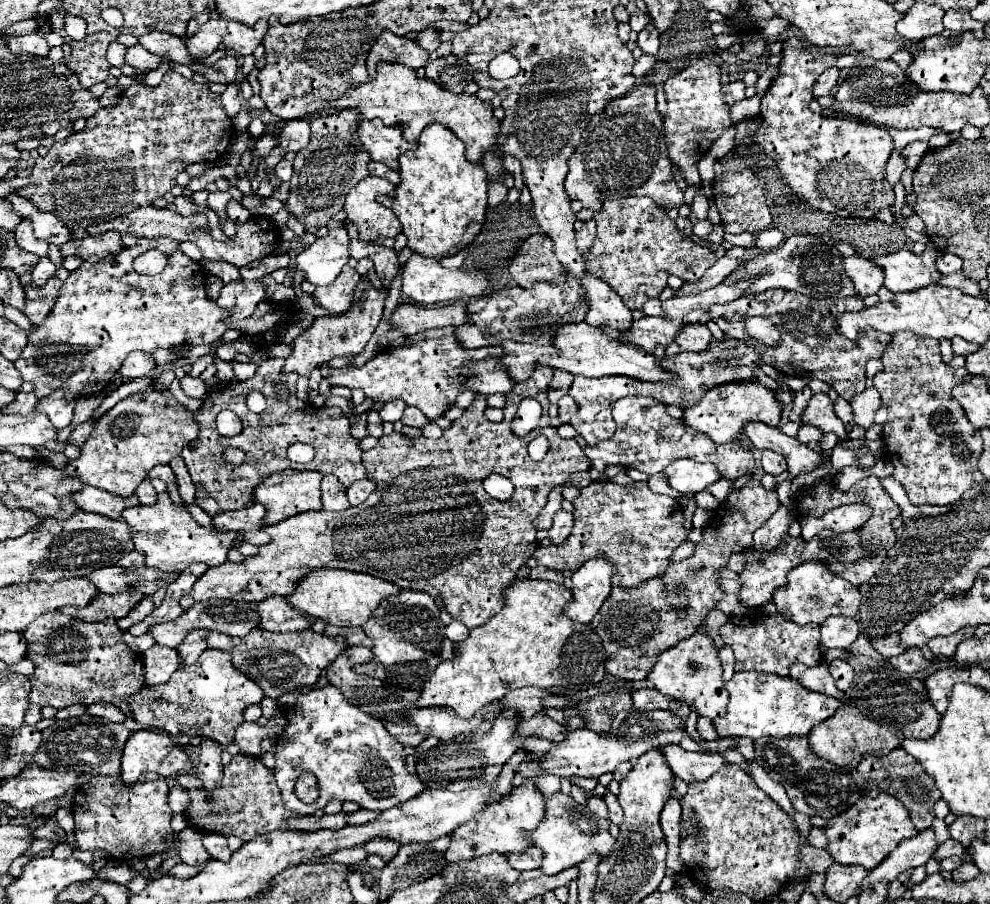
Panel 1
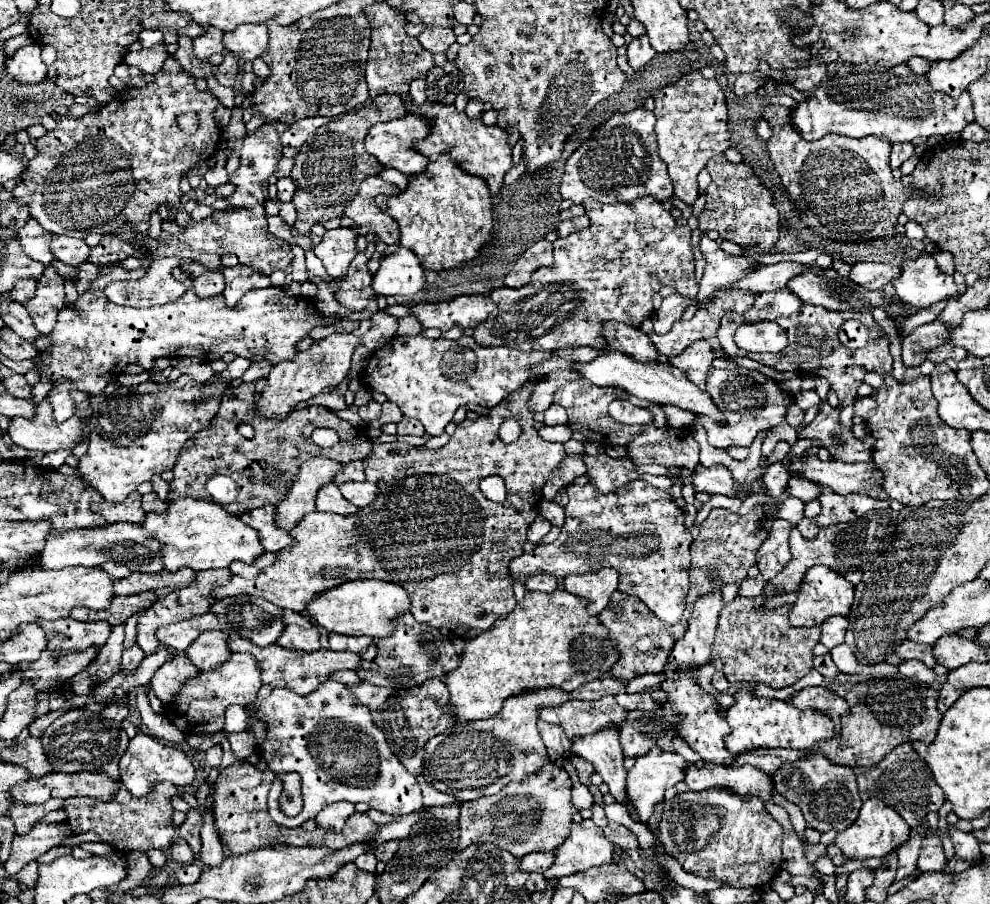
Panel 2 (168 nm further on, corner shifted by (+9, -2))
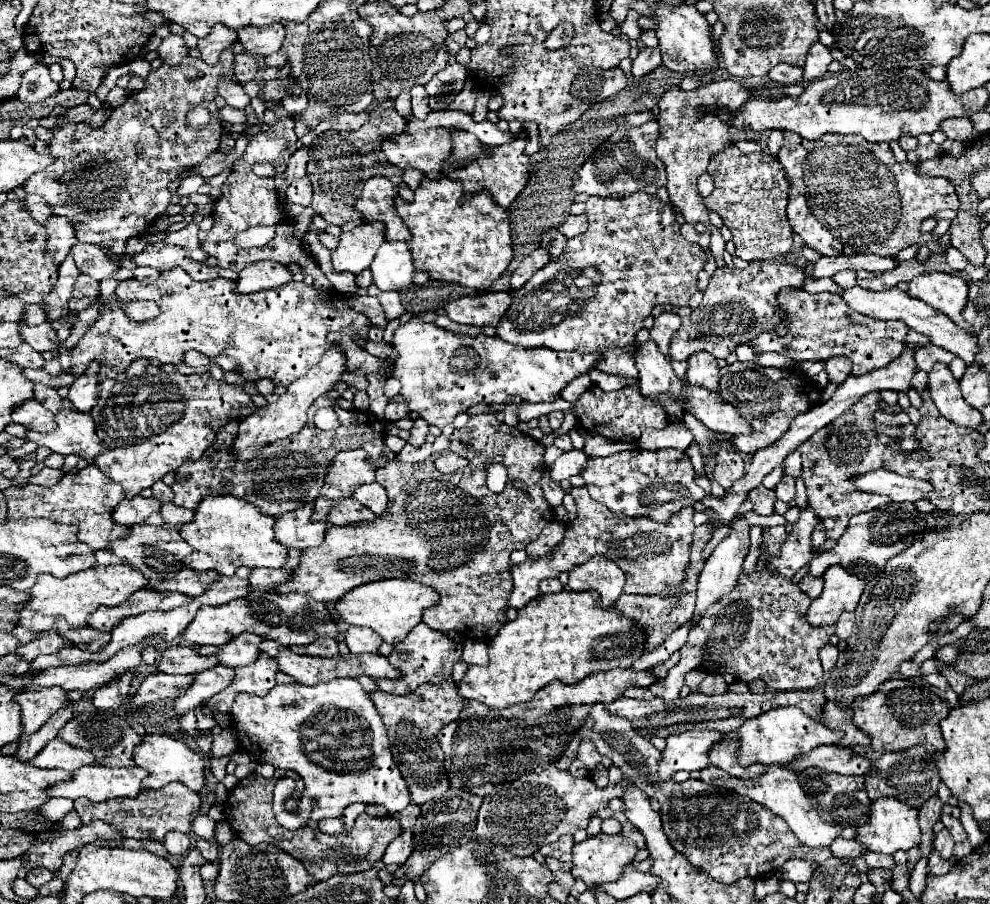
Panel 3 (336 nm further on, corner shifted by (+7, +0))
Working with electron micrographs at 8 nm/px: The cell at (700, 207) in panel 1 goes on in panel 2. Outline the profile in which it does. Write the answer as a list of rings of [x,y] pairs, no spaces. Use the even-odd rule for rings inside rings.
[[[700,70],[684,74],[680,80],[660,88],[654,94],[656,106],[656,140],[658,154],[668,166],[668,174],[674,182],[674,196],[686,204],[694,204],[698,198],[698,172],[706,162],[722,154],[730,146],[730,134],[726,128],[726,98],[716,80],[708,80]]]

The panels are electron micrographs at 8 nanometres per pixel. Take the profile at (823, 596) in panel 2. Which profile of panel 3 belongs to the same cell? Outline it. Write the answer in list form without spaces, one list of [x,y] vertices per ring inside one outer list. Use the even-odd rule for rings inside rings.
[[[832,566],[824,572],[822,596],[812,600],[806,618],[812,626],[824,626],[838,622],[842,612],[854,612],[860,596],[866,588],[858,576],[850,574],[842,566]]]

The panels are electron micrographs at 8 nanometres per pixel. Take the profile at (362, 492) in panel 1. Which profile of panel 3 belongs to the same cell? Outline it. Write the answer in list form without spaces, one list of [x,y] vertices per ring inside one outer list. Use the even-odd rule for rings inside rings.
[[[376,482],[366,484],[366,486],[360,486],[360,488],[354,492],[354,498],[356,498],[362,506],[370,508],[376,516],[382,514],[382,510],[386,510],[386,504],[388,504],[386,490],[384,490],[380,484],[376,484]]]

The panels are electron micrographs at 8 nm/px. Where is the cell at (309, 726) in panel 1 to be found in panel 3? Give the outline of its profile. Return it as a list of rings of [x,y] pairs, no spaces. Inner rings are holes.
[[[336,678],[318,686],[276,686],[264,698],[238,694],[230,716],[246,752],[252,752],[258,762],[294,770],[306,784],[296,812],[286,812],[284,800],[274,802],[276,820],[286,830],[298,830],[306,826],[306,820],[318,822],[340,816],[354,802],[382,804],[388,814],[396,814],[410,804],[406,782],[390,754],[382,718],[370,694],[354,678]],[[240,708],[252,710],[240,712]]]

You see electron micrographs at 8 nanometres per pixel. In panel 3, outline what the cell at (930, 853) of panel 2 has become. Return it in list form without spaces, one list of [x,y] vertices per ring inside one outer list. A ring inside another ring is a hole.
[[[944,828],[942,832],[936,834],[936,840],[934,840],[934,850],[938,850],[942,854],[942,858],[952,858],[952,848],[954,848],[954,840],[950,838],[948,830]]]

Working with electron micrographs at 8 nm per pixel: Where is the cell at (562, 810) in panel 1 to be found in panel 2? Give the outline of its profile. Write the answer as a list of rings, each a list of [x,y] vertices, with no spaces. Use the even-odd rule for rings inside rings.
[[[582,820],[580,824],[572,822],[570,836],[564,838],[560,846],[556,846],[556,860],[554,864],[544,872],[544,878],[554,878],[554,876],[568,876],[572,872],[584,872],[592,866],[600,866],[612,860],[612,842],[602,834],[602,830],[592,822],[592,820]]]

